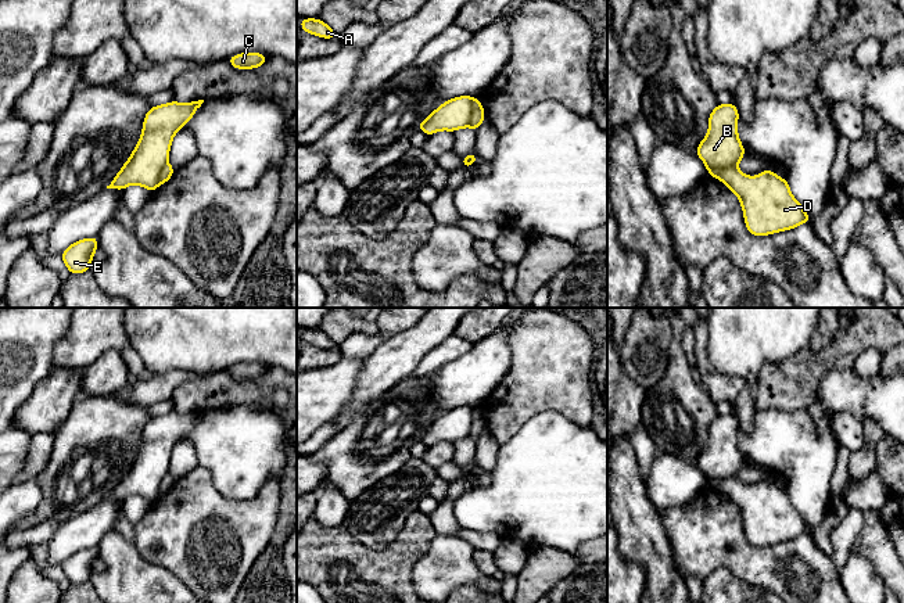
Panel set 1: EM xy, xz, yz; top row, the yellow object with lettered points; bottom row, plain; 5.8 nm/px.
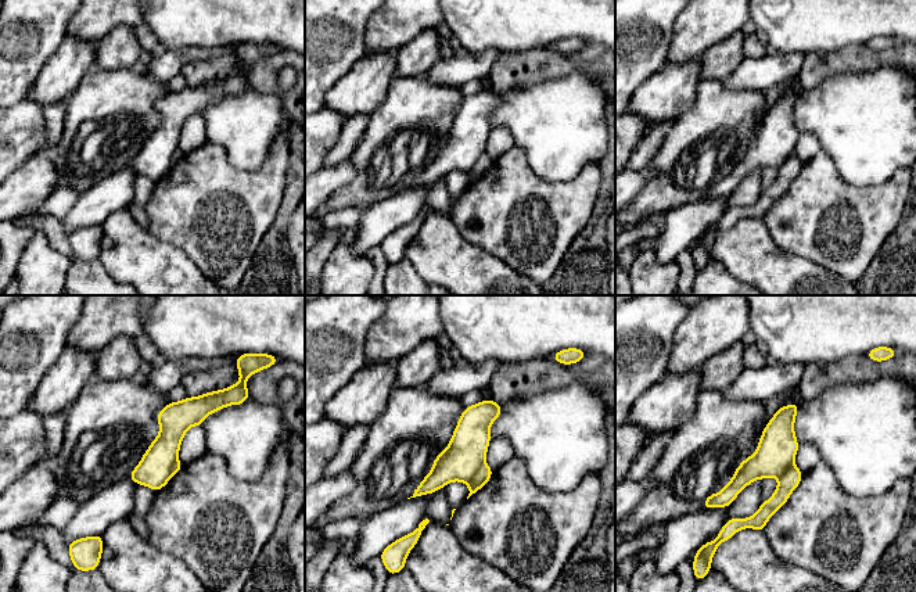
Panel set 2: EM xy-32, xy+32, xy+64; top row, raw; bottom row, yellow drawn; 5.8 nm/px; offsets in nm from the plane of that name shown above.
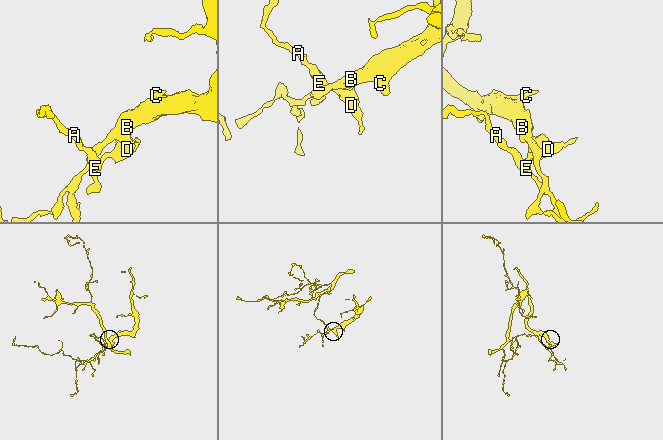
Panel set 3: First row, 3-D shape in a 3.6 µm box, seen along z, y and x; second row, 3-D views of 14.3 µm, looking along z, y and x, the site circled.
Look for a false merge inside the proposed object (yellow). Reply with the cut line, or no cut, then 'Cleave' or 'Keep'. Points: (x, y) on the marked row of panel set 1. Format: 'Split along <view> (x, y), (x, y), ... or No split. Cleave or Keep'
Split along xz (476, 100), (467, 125). Cleave

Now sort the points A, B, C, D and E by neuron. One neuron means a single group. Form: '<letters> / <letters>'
A D E / B C

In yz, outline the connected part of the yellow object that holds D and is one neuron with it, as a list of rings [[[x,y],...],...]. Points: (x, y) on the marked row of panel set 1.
[[[738,166],[722,169],[722,183],[740,200],[745,225],[753,236],[768,236],[810,223],[810,215],[793,197],[788,180],[771,169],[758,176],[743,175]]]

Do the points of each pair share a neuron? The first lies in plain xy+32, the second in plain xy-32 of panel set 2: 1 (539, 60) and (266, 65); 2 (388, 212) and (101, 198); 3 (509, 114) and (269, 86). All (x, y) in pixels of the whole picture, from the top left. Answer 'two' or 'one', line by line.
1: one
2: one
3: two

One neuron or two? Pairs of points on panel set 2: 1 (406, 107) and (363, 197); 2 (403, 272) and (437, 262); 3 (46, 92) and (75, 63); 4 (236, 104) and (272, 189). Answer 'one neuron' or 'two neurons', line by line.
1: one neuron
2: two neurons
3: one neuron
4: two neurons

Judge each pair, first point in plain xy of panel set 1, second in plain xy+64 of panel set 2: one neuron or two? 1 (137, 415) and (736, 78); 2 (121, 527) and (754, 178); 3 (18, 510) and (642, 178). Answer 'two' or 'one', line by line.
1: two
2: one
3: one

